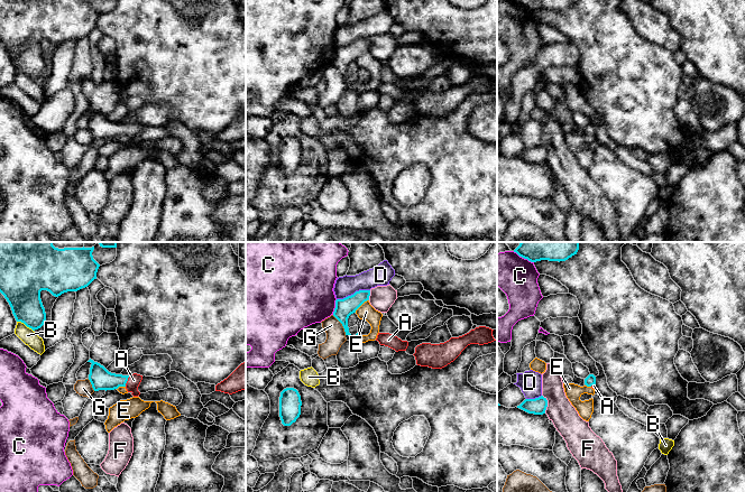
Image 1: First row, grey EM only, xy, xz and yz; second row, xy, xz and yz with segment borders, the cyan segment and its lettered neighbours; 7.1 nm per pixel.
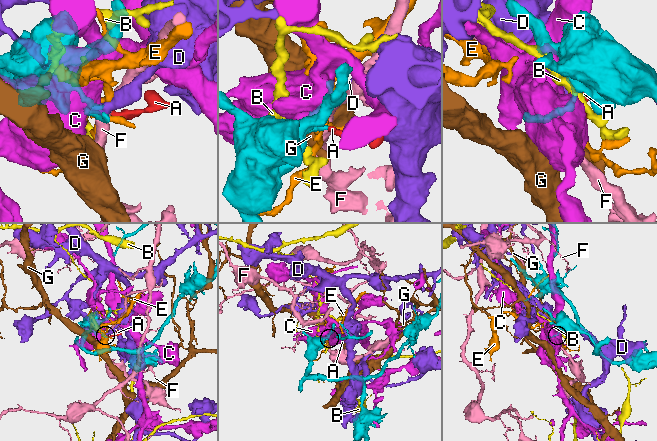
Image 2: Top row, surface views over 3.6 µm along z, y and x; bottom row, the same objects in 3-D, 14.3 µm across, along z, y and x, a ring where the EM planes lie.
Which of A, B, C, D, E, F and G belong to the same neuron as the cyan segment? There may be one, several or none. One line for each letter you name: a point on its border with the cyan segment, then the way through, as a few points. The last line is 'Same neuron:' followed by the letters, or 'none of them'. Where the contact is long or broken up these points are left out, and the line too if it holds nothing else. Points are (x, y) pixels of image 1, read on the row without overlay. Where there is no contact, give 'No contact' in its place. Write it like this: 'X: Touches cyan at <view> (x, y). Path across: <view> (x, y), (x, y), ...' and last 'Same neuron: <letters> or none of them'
A: Touches cyan at xy (127, 129). Path across: xy (101, 128), (127, 129), (134, 129)
Same neuron: A

